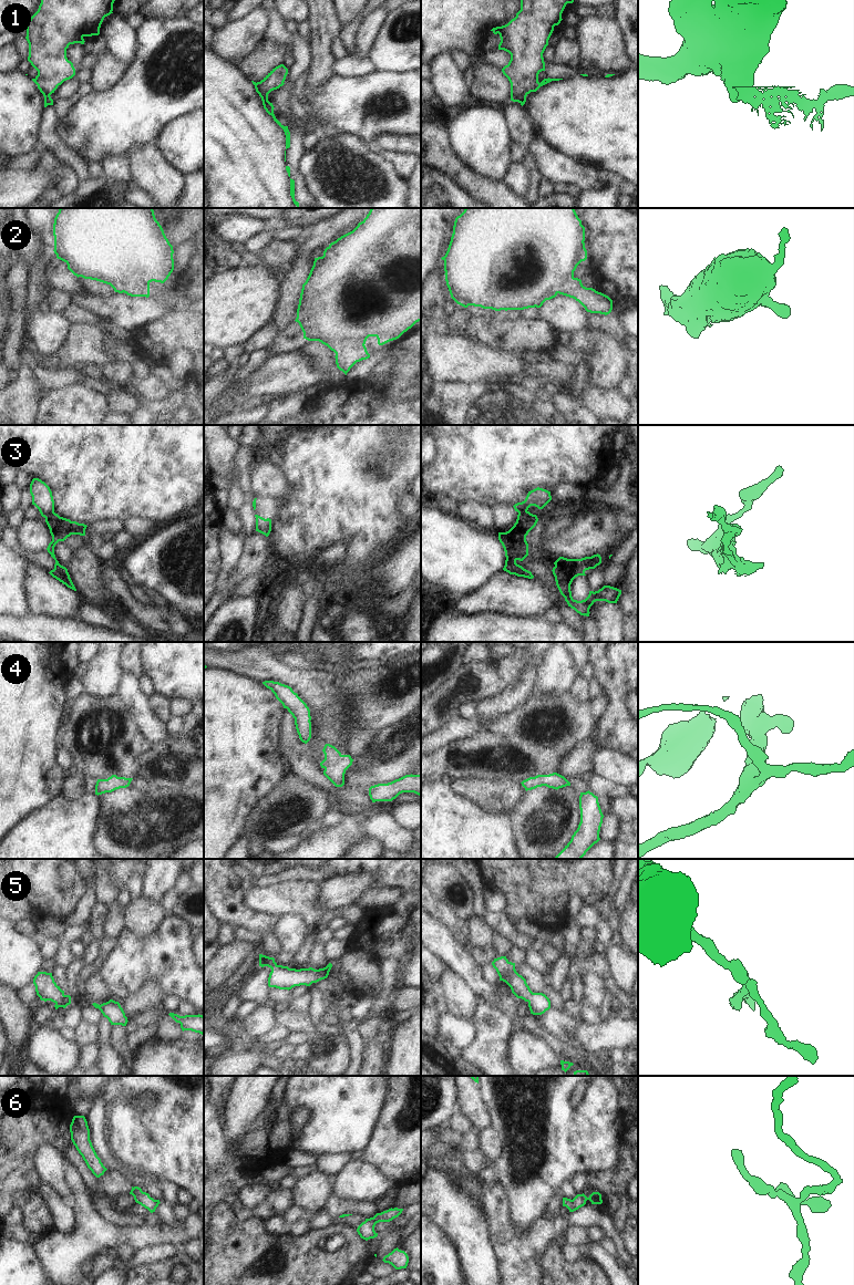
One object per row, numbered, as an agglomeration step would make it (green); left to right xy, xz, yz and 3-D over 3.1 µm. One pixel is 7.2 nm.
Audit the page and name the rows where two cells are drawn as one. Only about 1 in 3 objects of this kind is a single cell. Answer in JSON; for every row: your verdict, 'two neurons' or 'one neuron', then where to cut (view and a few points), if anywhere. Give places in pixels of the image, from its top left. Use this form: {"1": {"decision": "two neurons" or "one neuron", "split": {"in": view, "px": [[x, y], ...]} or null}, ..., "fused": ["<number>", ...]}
{"1": {"decision": "two neurons", "split": {"in": "yz", "px": [[538, 82], [531, 91]]}}, "2": {"decision": "one neuron", "split": null}, "3": {"decision": "two neurons", "split": {"in": "xy", "px": [[53, 510], [44, 517]]}}, "4": {"decision": "one neuron", "split": null}, "5": {"decision": "one neuron", "split": null}, "6": {"decision": "one neuron", "split": null}, "fused": ["1", "3"]}

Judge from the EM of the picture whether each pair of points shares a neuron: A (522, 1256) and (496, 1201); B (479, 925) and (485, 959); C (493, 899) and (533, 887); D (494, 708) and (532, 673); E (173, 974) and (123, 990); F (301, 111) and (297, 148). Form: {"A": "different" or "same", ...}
{"A": "same", "B": "different", "C": "different", "D": "same", "E": "same", "F": "different"}

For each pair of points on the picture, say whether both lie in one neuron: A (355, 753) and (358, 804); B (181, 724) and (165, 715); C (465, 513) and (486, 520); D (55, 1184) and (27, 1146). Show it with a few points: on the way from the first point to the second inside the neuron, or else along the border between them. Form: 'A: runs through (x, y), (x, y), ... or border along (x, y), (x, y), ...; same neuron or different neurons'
A: border along (370, 737), (368, 747), (353, 759); different neurons
B: border along (171, 716), (165, 724); different neurons
C: runs through (471, 513), (481, 517); same neuron
D: border along (50, 1143), (41, 1143), (34, 1154), (40, 1181); different neurons

